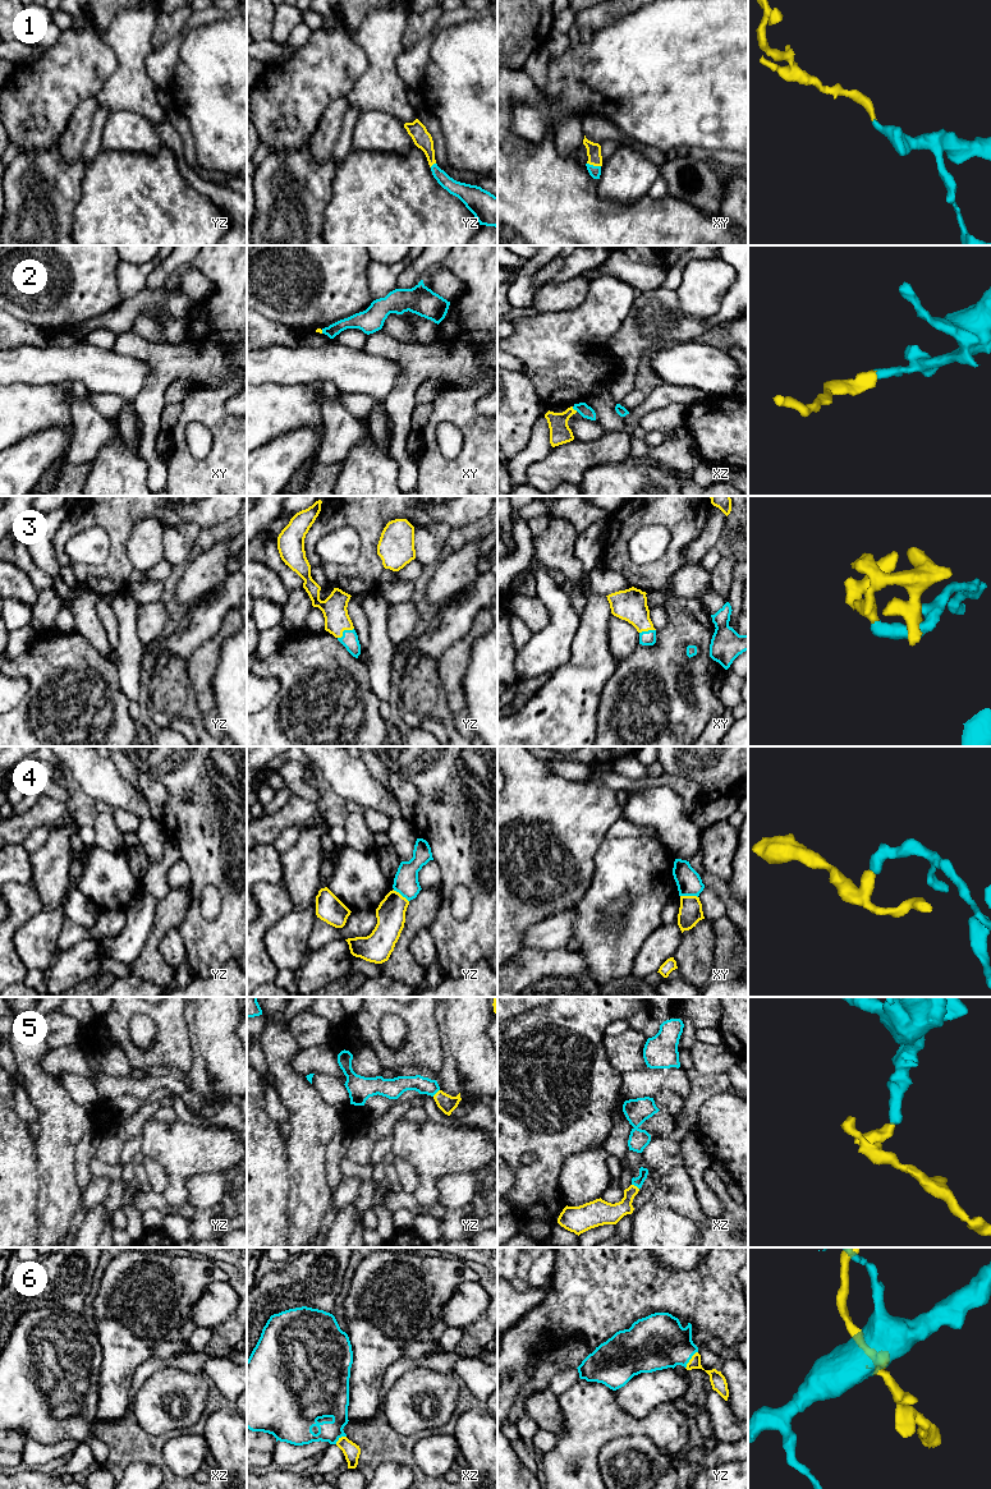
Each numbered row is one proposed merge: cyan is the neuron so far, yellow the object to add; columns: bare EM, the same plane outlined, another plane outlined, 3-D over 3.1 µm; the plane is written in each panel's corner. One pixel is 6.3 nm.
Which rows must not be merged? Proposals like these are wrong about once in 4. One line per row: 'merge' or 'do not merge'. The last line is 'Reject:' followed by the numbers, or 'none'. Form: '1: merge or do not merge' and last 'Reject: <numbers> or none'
1: merge
2: merge
3: merge
4: do not merge
5: merge
6: merge
Reject: 4

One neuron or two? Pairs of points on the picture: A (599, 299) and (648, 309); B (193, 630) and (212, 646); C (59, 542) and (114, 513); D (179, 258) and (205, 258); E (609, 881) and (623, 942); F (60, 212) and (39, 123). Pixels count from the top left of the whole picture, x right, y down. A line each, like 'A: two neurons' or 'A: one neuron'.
A: two neurons
B: two neurons
C: one neuron
D: two neurons
E: one neuron
F: two neurons

